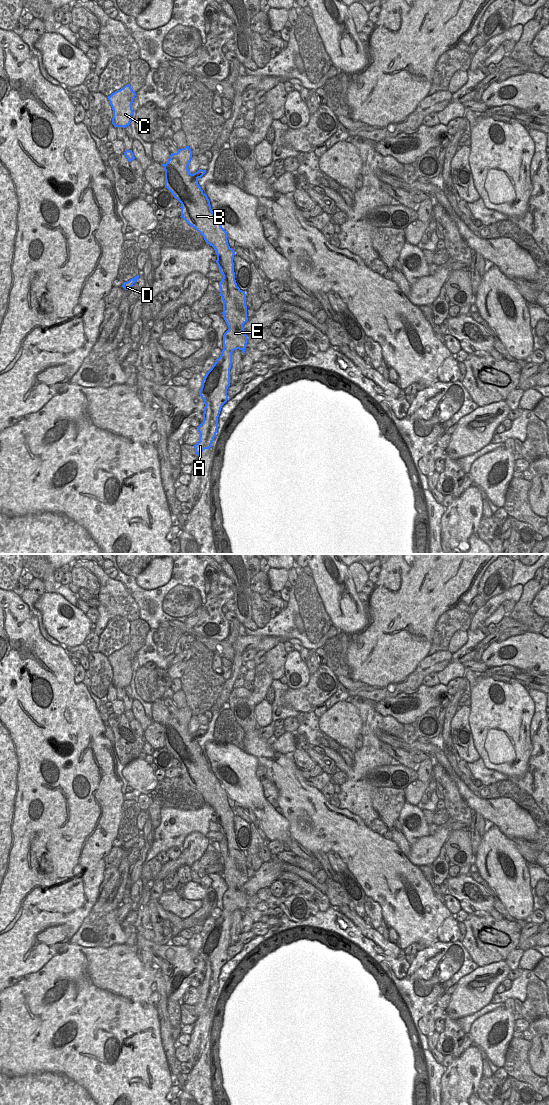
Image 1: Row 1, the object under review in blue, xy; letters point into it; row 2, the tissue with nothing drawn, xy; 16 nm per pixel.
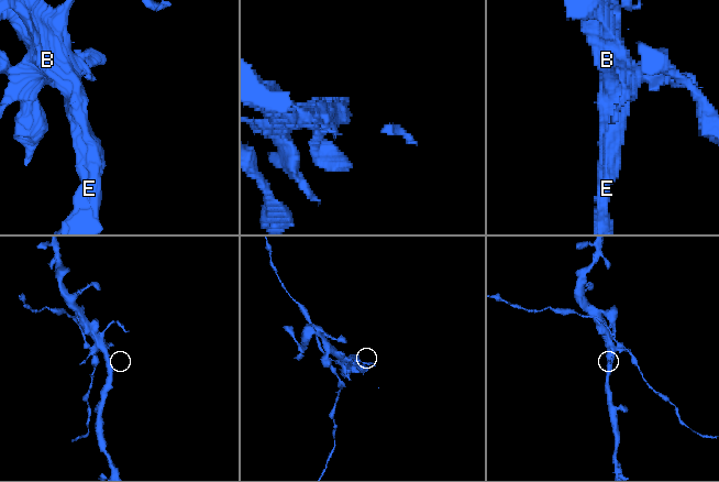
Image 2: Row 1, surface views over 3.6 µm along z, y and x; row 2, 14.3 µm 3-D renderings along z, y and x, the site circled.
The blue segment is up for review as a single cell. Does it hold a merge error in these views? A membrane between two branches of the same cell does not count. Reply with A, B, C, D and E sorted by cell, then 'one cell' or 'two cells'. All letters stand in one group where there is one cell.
groups A B D E / C; two cells

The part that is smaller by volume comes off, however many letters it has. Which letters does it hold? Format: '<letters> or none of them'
C

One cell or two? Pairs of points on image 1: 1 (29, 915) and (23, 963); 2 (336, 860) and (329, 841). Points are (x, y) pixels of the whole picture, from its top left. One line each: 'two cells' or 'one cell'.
1: one cell
2: two cells

